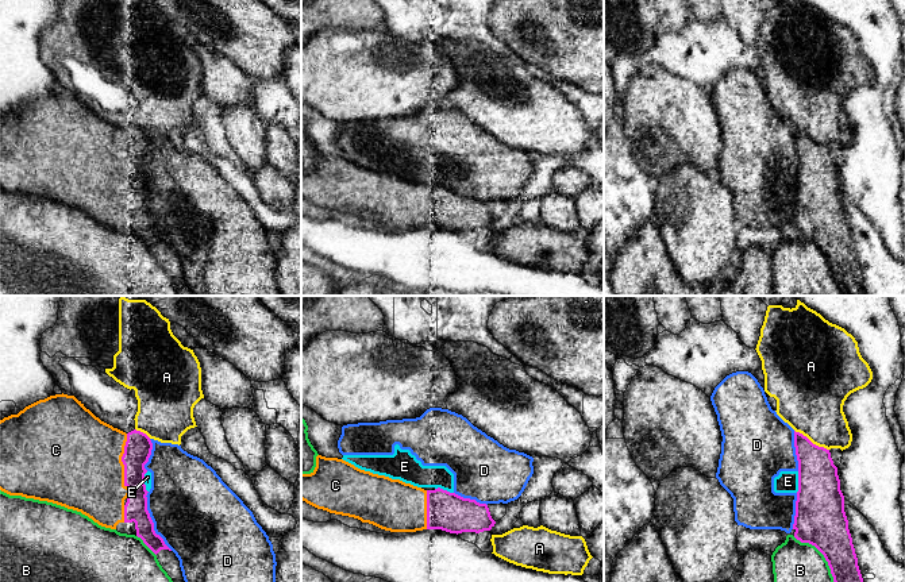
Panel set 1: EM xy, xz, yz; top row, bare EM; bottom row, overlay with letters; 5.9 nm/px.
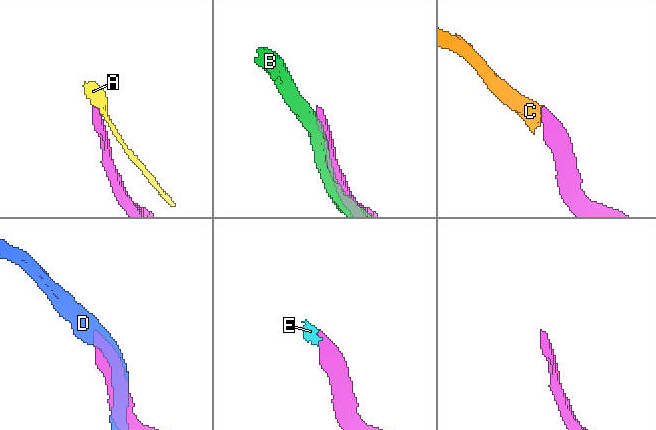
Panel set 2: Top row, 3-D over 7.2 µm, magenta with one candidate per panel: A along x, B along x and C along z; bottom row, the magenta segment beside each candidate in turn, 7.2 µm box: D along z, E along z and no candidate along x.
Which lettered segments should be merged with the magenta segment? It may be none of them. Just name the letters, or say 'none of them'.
C

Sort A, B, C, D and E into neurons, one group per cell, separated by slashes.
A / B / C / D E

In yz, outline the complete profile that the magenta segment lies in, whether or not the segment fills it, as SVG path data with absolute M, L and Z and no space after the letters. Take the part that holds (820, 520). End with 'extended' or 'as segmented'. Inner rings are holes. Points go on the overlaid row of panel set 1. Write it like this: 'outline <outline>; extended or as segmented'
outline M796 431L794 447L798 460L794 537L801 543L814 546L824 555L833 582L863 582L844 512L844 496L840 490L837 467L833 465L829 450L813 444L806 436Z; as segmented

